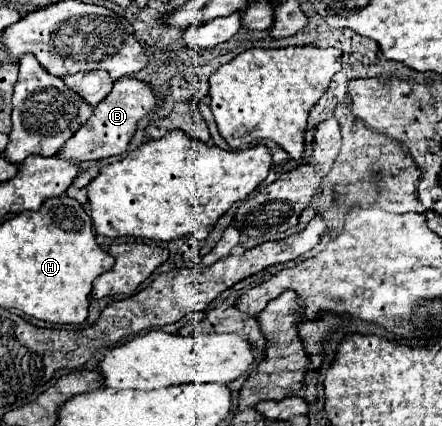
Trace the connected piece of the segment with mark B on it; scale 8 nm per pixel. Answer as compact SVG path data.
M138 78L116 80L112 92L94 108L92 120L88 120L88 124L84 124L84 128L80 128L76 136L72 136L72 140L68 140L68 144L60 150L58 156L72 156L74 160L86 162L86 160L102 160L126 152L130 140L136 134L138 122L142 118L148 118L156 110L156 104L158 104L158 96L146 80L138 80Z

